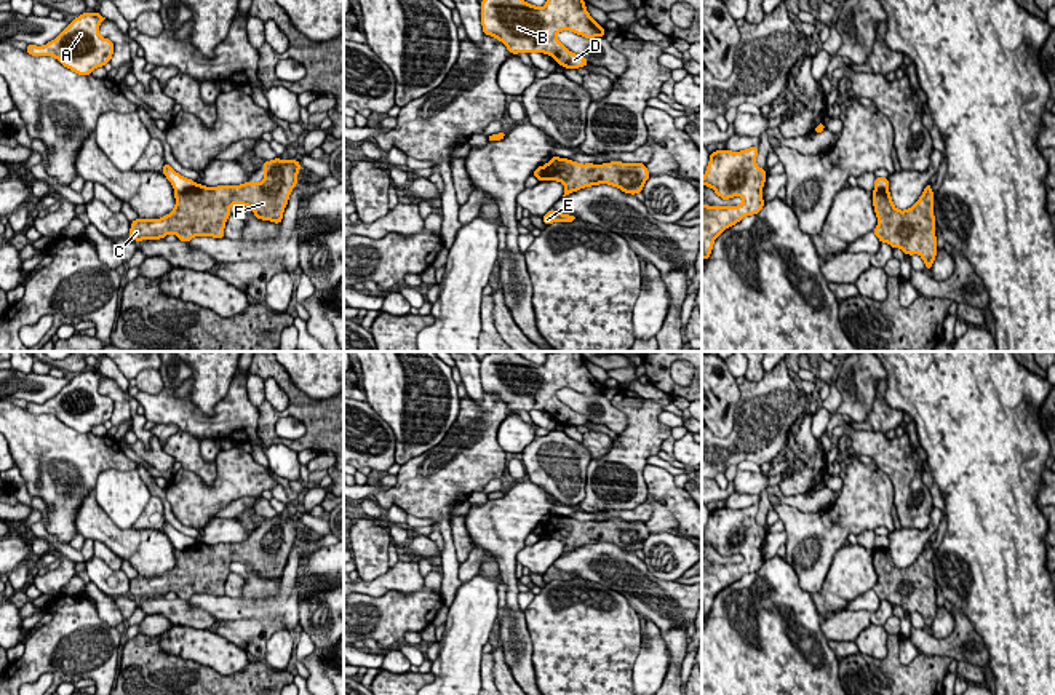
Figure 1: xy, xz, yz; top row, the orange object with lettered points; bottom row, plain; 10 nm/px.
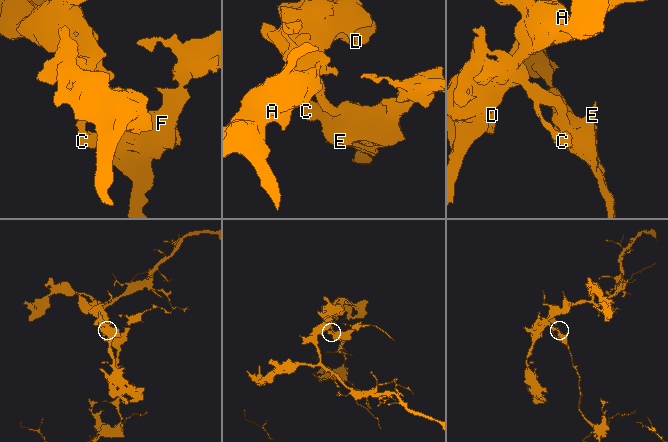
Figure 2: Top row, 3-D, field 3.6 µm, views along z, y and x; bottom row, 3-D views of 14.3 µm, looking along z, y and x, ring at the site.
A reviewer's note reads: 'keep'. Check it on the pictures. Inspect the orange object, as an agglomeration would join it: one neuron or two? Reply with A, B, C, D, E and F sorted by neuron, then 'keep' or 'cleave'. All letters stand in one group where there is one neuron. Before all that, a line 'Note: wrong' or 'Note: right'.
Note: wrong
A B D / C E F; cleave

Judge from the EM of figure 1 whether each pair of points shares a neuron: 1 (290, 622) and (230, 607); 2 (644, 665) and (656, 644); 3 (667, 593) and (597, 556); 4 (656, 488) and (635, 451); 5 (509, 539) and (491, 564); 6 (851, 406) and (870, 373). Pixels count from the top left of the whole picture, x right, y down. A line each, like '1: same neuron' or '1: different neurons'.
1: same neuron
2: same neuron
3: same neuron
4: different neurons
5: different neurons
6: same neuron

